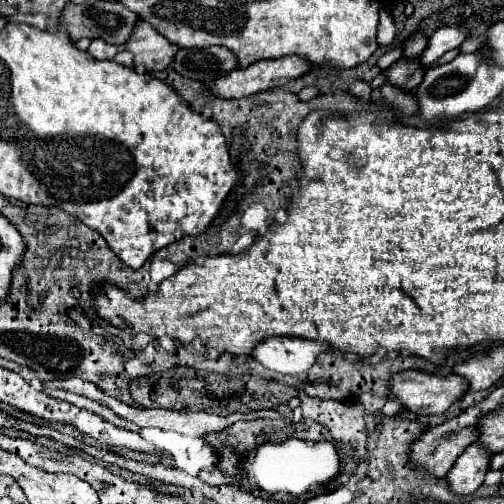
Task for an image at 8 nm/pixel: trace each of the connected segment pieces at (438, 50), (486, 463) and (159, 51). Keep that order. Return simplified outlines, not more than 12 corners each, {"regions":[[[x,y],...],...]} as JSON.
{"regions":[[[440,27],[420,63],[430,67],[446,51],[458,49],[466,27]],[[472,443],[448,473],[454,493],[470,495],[482,483],[490,457]],[[146,21],[124,47],[134,65],[164,71],[178,47]]]}

